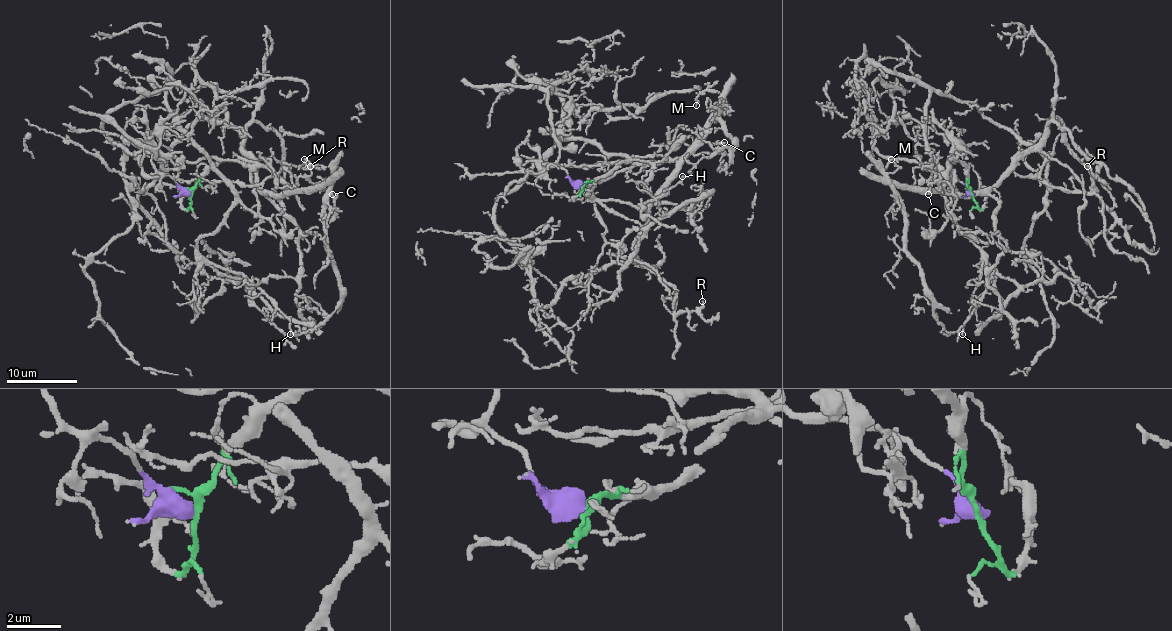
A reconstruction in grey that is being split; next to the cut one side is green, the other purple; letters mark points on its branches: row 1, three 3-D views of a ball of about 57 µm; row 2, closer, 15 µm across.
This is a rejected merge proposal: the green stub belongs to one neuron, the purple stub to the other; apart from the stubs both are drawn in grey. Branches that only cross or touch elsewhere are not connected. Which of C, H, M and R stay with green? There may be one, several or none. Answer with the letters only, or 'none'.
C, M, R

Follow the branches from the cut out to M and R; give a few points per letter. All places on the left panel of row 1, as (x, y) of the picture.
M: (190, 194), (211, 168), (234, 159), (267, 166), (292, 189), (320, 187), (329, 166), (306, 169), (304, 159)
R: (190, 194), (234, 159), (267, 166), (290, 189), (257, 185), (243, 141), (260, 122), (295, 177), (309, 166)

